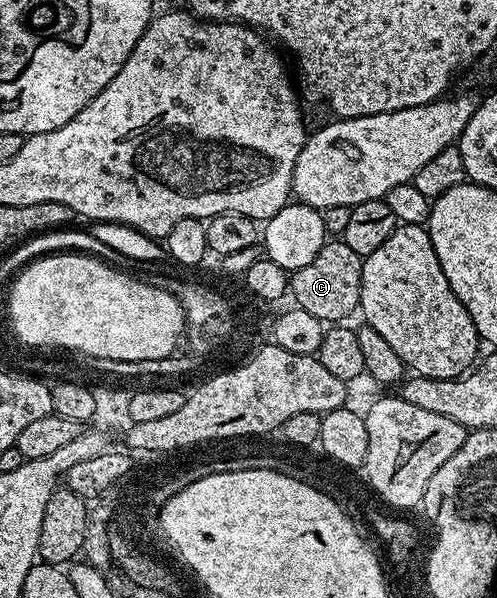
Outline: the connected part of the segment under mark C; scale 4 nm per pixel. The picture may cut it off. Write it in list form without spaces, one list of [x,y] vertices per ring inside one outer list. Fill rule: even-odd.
[[[328,240],[310,264],[290,275],[289,294],[295,297],[294,305],[309,312],[309,316],[317,316],[324,324],[339,324],[359,310],[362,275],[363,259],[359,254],[342,240]]]

